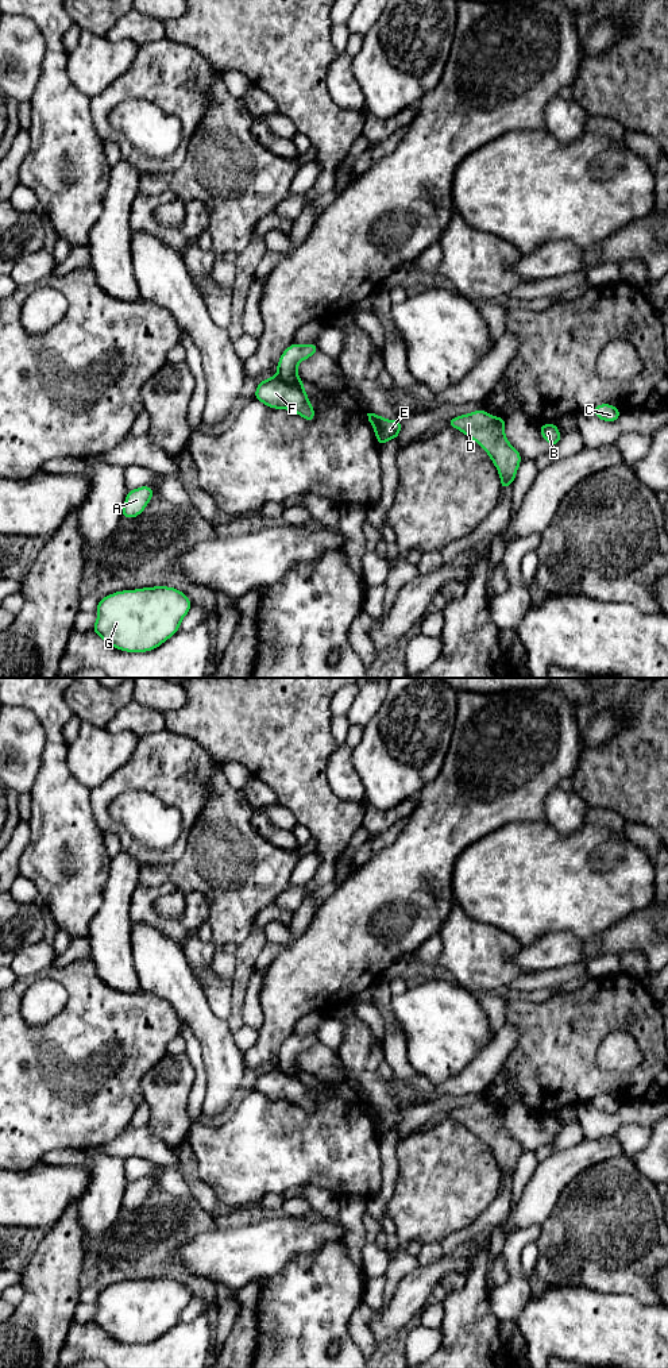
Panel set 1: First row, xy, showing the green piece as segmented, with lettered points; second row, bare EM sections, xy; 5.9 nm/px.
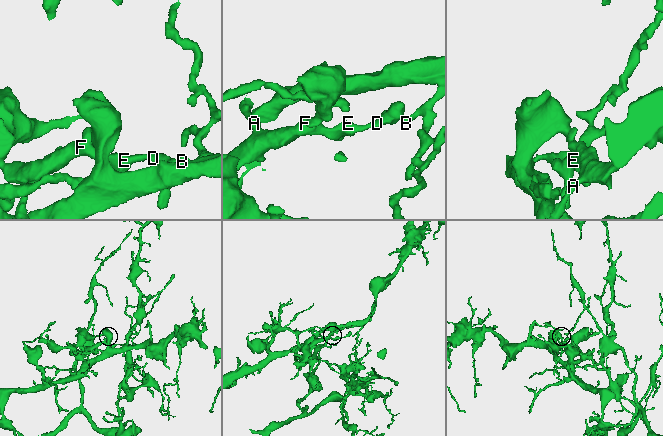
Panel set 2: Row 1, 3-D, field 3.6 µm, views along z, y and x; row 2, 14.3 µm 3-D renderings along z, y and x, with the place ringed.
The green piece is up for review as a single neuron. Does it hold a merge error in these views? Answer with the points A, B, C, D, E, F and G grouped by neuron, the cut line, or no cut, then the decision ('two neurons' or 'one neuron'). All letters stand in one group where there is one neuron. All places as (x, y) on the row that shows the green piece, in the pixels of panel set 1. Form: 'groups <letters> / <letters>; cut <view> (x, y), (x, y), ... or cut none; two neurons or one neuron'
groups A D E F / B C G; cut xy (277, 377), (302, 388); two neurons

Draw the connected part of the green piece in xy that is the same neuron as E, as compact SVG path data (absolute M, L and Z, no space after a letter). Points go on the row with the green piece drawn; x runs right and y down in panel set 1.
M367 413L368 421L374 428L378 446L383 446L390 439L398 439L398 435L402 429L402 421L387 420L375 413Z

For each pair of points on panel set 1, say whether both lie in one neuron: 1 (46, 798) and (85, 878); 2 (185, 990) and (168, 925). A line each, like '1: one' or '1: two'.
1: one
2: two

